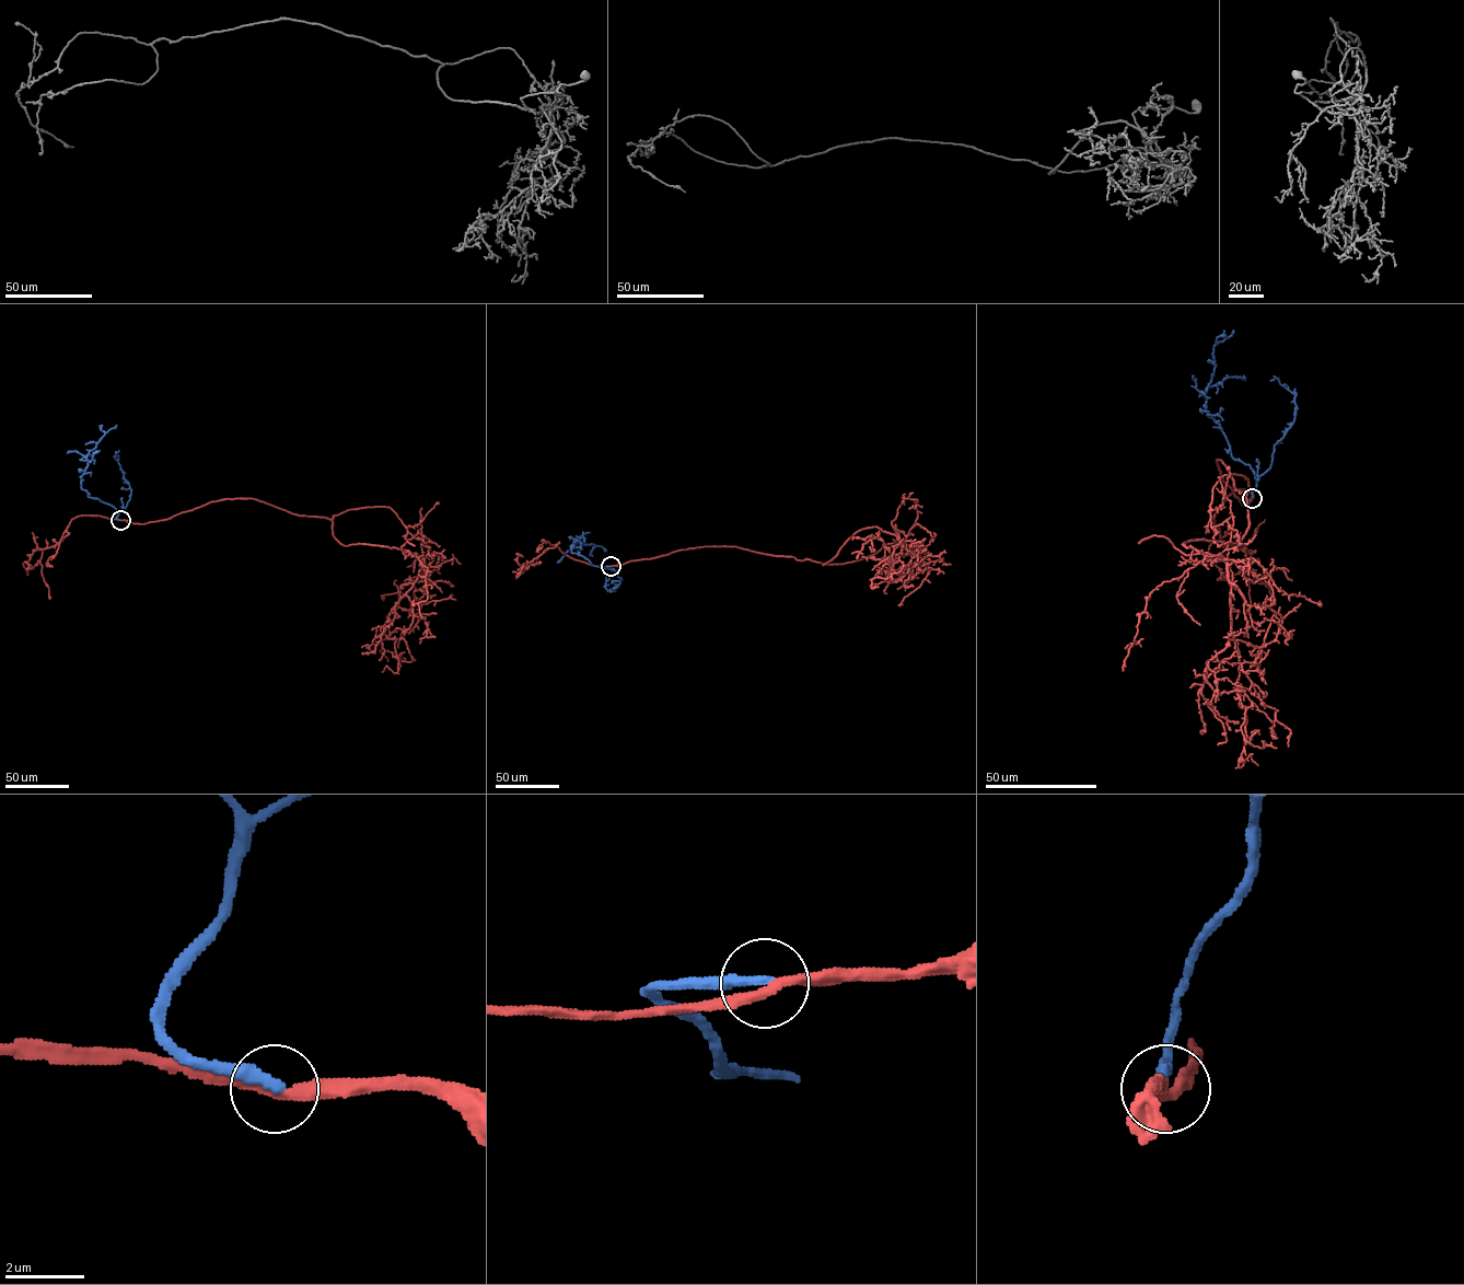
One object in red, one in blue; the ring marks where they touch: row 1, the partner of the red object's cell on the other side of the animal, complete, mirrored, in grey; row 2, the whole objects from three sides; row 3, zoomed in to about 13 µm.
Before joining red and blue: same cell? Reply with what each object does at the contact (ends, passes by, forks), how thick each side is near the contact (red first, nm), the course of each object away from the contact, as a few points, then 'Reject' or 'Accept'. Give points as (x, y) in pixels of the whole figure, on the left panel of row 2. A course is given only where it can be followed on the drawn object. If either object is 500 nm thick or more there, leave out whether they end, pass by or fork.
At the ring red passes by. At the ring blue ends. Thickness 280 nm (red) against 300 nm. Course of red: (120, 520), (252, 498), (329, 518), (345, 545), (418, 555), (413, 623), (380, 641), (401, 656). Course of blue: (120, 520), (116, 518), (118, 511), (89, 497), (81, 487), (86, 455), (105, 432), (100, 429), (102, 425). Reject

